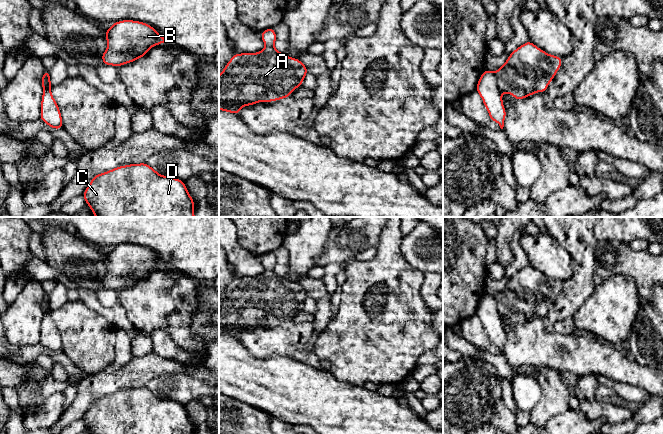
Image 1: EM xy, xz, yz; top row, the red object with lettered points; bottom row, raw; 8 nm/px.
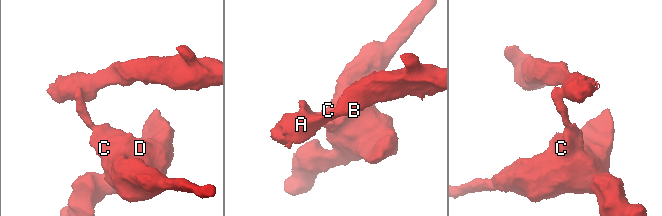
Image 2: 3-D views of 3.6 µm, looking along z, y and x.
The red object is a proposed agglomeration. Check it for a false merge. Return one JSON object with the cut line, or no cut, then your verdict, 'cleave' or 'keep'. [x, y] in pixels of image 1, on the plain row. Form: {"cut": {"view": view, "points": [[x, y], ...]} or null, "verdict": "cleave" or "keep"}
{"cut": {"view": "yz", "points": [[495, 297], [497, 311], [502, 316]]}, "verdict": "cleave"}

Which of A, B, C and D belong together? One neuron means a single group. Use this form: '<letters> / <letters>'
A B / C D

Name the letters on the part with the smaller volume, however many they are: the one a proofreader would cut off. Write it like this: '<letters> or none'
A, B

